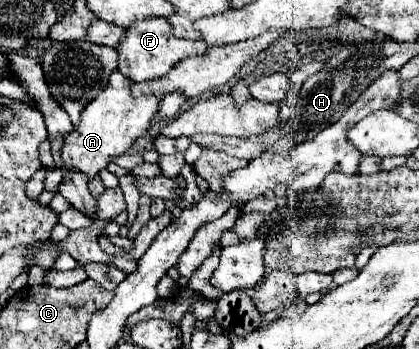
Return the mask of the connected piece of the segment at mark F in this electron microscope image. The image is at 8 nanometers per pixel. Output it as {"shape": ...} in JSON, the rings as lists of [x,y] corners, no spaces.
{"shape":[[[147,19],[133,23],[129,27],[129,35],[117,45],[117,51],[119,51],[119,71],[135,83],[161,79],[171,71],[171,67],[175,67],[175,63],[181,63],[187,57],[207,55],[207,47],[203,41],[185,41],[175,37],[167,19]]]}

